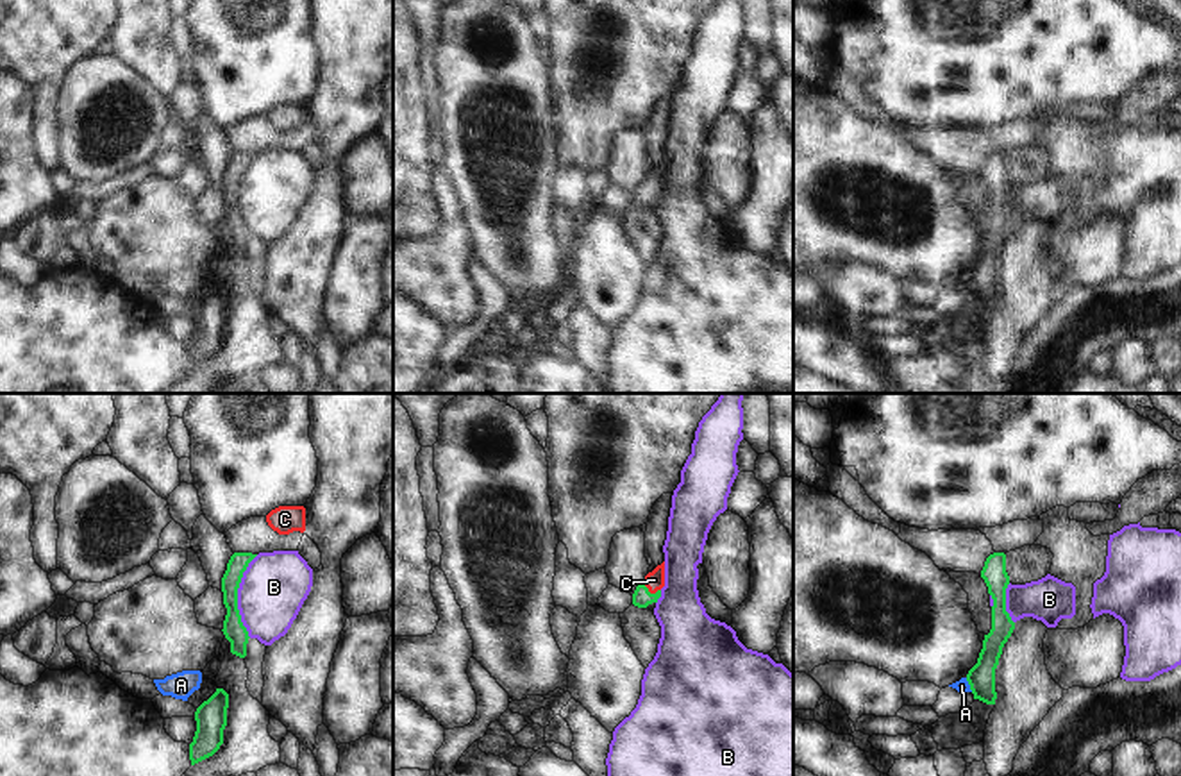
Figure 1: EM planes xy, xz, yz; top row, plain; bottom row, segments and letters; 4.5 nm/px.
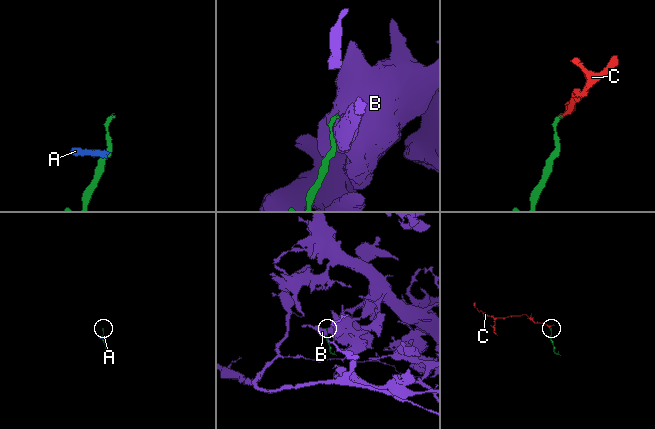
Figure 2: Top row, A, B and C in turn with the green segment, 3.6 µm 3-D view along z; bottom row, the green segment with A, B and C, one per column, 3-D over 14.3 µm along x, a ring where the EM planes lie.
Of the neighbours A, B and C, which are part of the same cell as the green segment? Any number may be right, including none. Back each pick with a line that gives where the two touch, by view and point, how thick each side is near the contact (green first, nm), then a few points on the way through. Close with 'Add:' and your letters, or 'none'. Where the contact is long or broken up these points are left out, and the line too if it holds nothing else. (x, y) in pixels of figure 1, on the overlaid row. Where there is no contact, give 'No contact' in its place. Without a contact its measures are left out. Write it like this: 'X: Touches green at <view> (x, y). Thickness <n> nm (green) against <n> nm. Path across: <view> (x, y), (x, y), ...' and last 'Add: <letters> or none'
C: Touches green at xz (649, 592). Thickness 90 nm (green) against 90 nm. Path across: xz (642, 598), (649, 592), (654, 580)
Add: C.

